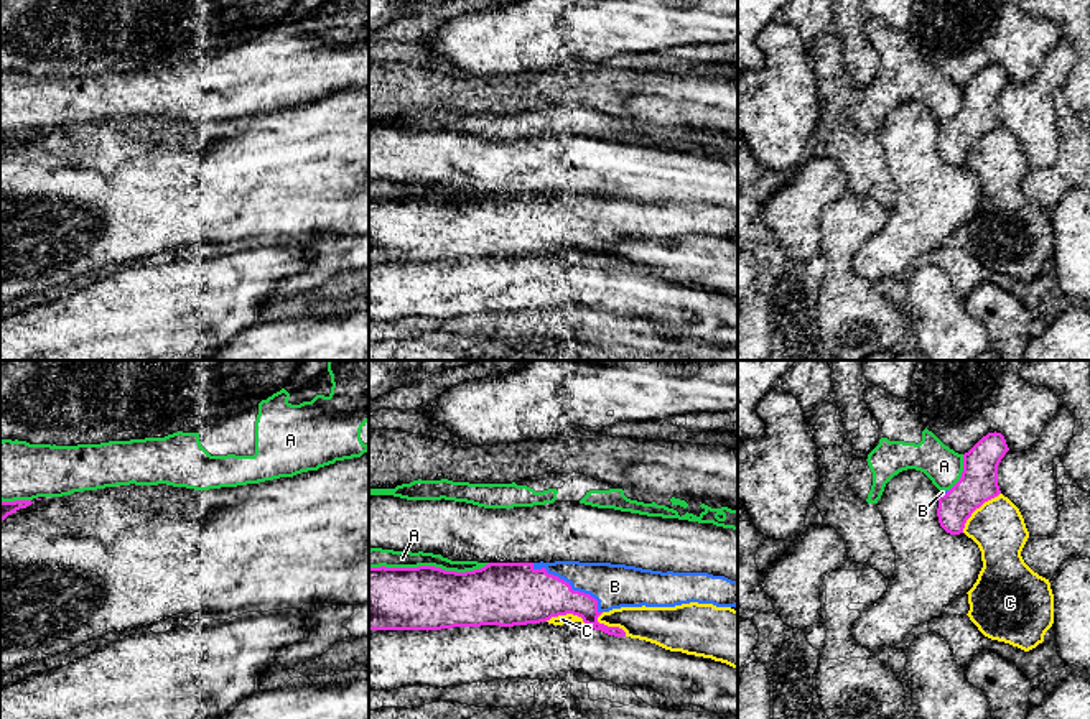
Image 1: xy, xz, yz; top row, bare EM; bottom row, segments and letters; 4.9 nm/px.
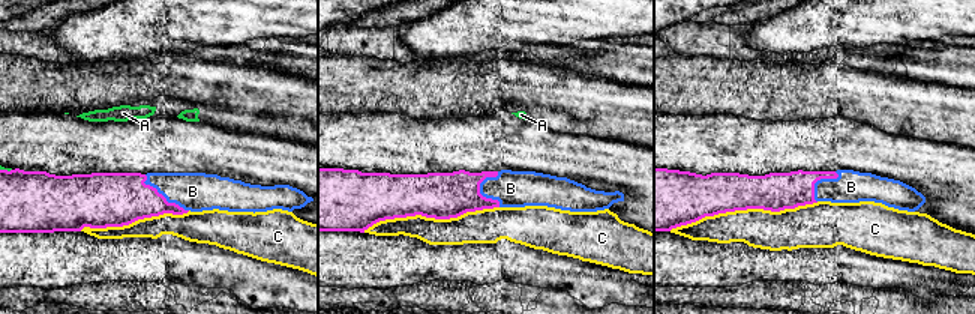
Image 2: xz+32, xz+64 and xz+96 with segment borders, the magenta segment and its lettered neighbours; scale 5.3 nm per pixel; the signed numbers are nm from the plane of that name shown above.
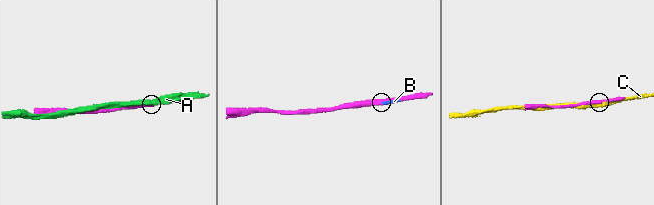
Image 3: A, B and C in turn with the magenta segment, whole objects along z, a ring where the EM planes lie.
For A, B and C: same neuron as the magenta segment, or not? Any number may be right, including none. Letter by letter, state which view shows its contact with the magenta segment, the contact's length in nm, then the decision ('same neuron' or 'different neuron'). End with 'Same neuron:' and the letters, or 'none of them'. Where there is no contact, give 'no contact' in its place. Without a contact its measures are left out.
A: xz | 600 nm | different neuron
B: xz | 420 nm | same neuron
C: xz | 240 nm | different neuron
Same neuron: B

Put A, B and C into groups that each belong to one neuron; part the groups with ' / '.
A / B / C

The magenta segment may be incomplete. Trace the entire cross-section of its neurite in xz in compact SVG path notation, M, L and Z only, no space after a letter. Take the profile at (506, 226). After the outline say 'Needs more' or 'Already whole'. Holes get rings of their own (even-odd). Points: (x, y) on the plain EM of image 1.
M489 194L481 201L456 204L435 197L418 199L369 199L369 262L441 262L453 258L499 257L514 258L547 253L552 248L573 245L594 262L608 267L626 268L619 258L598 253L603 244L621 239L675 239L682 235L713 235L716 239L738 237L738 212L708 204L652 202L611 194Z. Needs more

